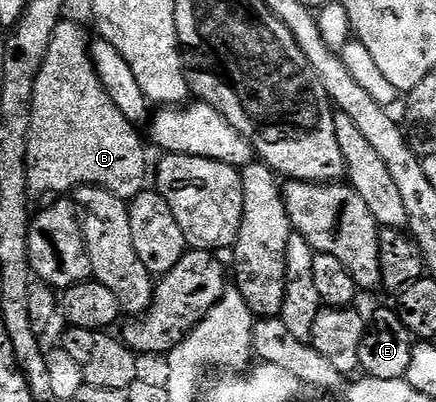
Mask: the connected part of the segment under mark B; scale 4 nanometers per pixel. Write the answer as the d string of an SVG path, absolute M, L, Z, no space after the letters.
M69 18L62 19L60 24L55 26L55 34L51 38L51 46L47 50L47 58L43 62L43 66L37 75L35 82L35 90L33 91L33 109L31 110L31 126L29 127L29 141L27 142L27 182L29 183L30 193L41 196L52 197L54 194L69 194L78 188L86 186L96 186L98 188L106 188L109 192L114 192L116 196L128 202L139 193L146 191L145 184L145 148L141 145L141 136L138 129L131 122L127 122L127 118L123 118L123 114L119 114L119 110L115 106L115 102L111 102L111 98L107 98L107 90L103 90L103 86L99 82L99 78L95 72L93 59L89 56L90 37L85 37L85 32L77 24L72 24Z

